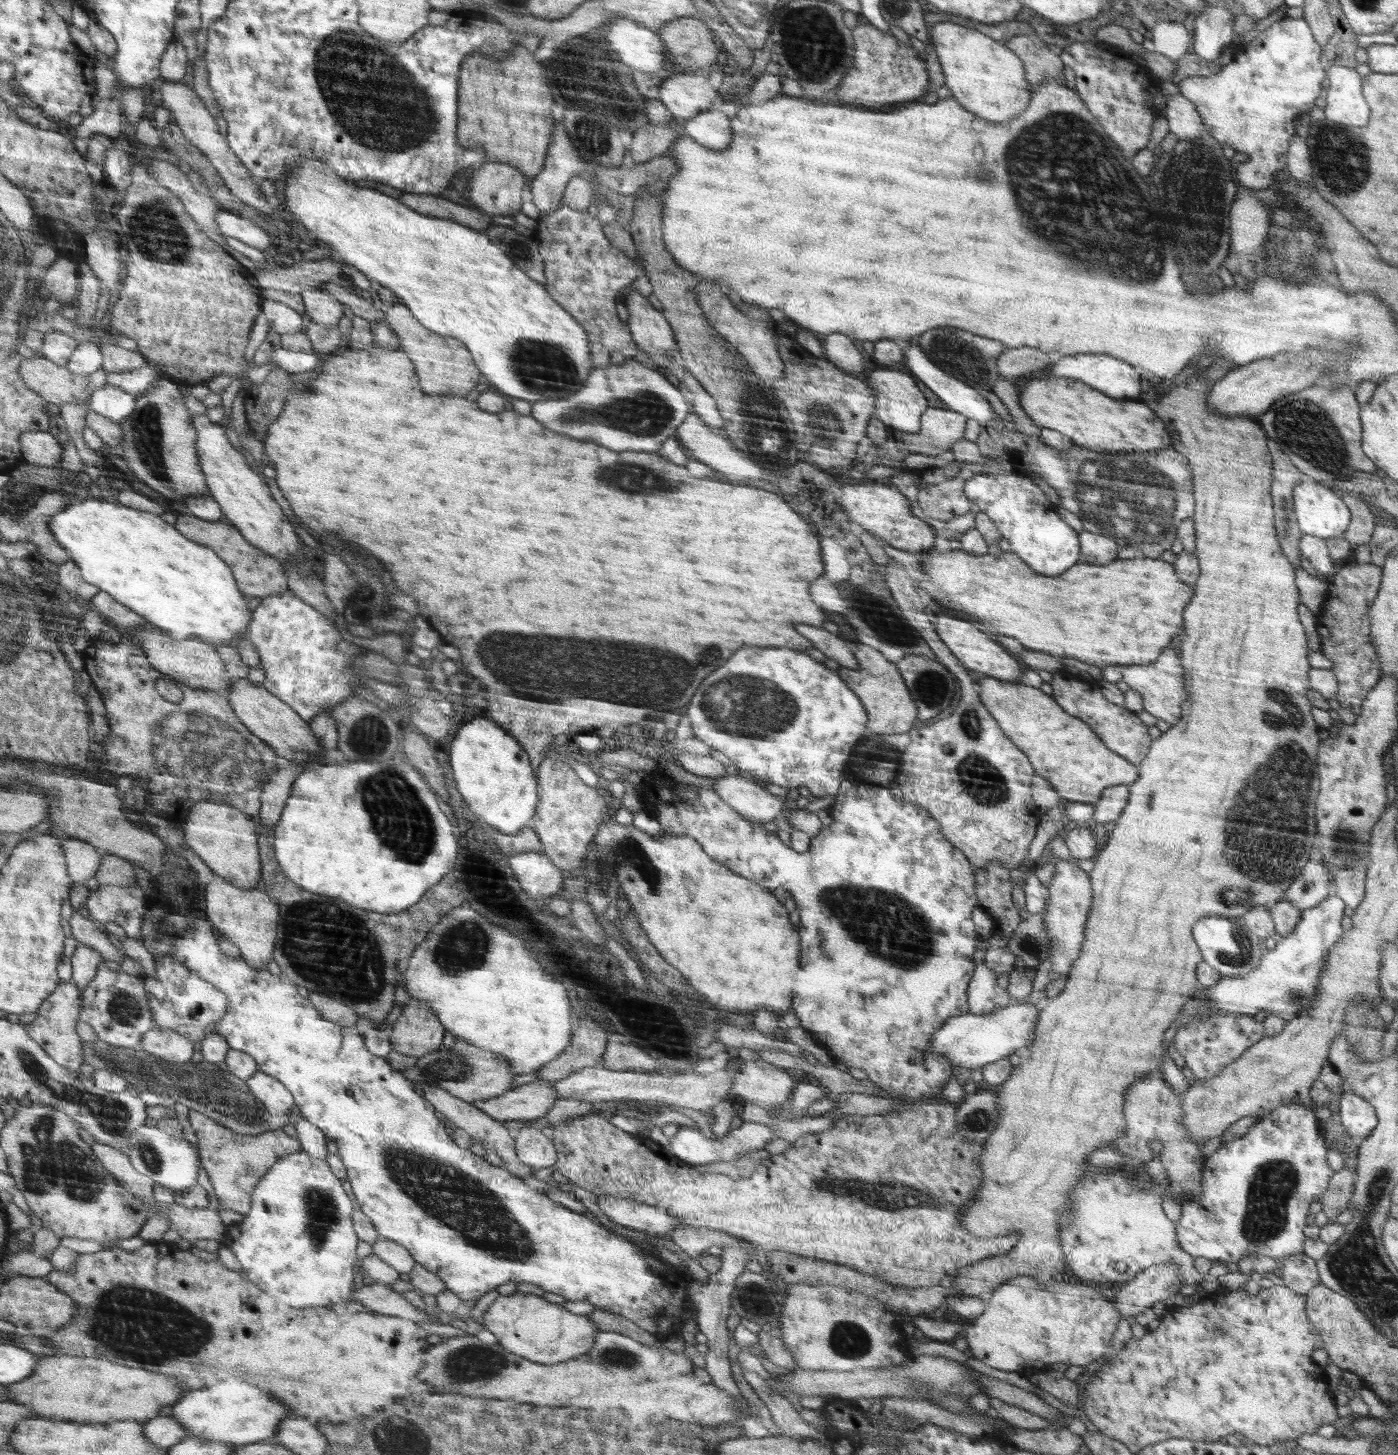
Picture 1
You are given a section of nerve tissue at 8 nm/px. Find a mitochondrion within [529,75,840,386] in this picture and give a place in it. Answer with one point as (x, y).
(595, 144)

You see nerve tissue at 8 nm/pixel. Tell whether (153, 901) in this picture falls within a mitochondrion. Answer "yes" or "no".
no

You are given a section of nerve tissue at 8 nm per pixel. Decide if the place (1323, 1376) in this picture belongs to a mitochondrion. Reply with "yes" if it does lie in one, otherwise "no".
no

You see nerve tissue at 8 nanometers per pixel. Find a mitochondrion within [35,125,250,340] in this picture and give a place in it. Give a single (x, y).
(155, 229)

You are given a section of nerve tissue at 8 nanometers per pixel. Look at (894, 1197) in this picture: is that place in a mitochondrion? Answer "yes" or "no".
yes

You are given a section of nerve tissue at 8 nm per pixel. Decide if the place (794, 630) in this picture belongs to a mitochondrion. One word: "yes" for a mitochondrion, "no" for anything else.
no

